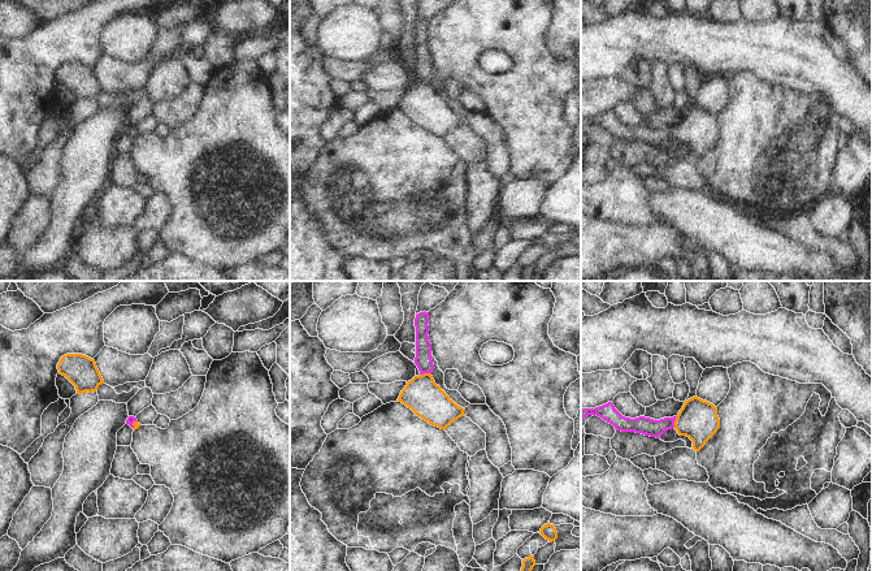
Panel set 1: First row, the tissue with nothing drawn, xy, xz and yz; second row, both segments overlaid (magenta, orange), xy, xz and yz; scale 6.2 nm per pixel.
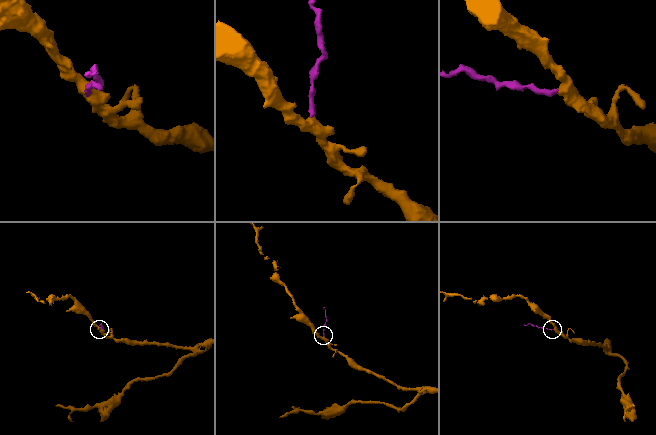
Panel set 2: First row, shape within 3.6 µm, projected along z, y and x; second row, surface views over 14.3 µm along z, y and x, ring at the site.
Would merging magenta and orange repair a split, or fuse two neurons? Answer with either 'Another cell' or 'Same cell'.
Same cell

